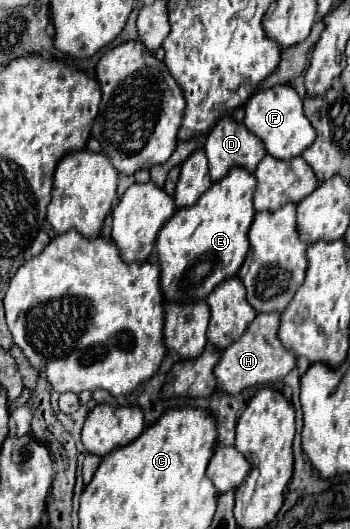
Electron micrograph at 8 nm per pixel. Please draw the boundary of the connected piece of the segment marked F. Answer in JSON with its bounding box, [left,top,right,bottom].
[244,85,316,159]

